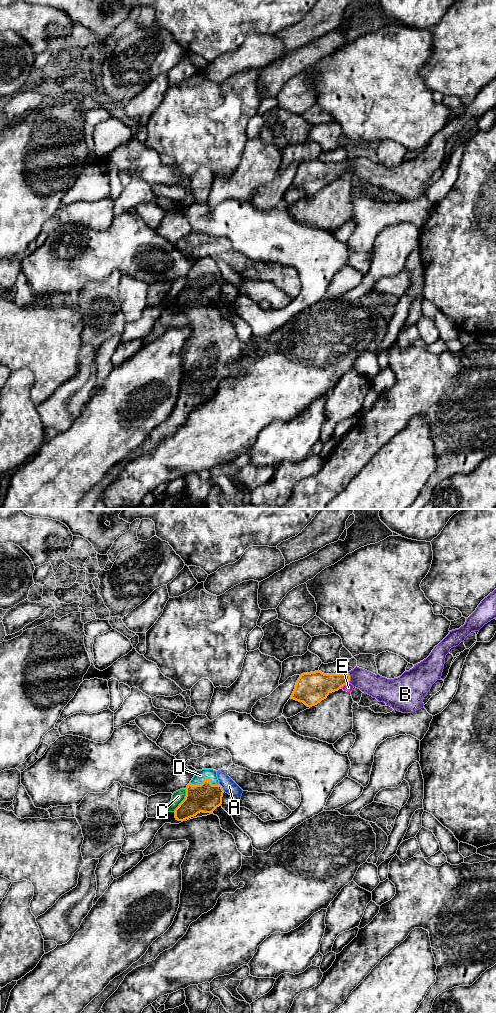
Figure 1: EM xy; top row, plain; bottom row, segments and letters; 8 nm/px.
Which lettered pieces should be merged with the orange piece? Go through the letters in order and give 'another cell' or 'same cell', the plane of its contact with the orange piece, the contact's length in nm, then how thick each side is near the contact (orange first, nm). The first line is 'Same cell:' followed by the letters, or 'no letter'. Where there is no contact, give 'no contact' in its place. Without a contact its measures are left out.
Same cell: B, D
A: another cell; meets orange in xy; contact 80 nm long; 220 nm thick on the orange side, 110 nm on the other
B: same cell; meets orange in xy; contact 90 nm long; 200 nm thick on the orange side, 180 nm on the other
C: another cell; meets orange in xy; contact 220 nm long; 220 nm thick on the orange side, 90 nm on the other
D: same cell; meets orange in xy; contact 240 nm long; 220 nm thick on the orange side, 90 nm on the other
E: another cell; meets orange in xy; contact 90 nm long; 240 nm thick on the orange side, 70 nm on the other

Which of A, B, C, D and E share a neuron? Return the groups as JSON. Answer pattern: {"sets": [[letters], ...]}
{"sets": [["A"], ["B", "D"], ["C"], ["E"]]}

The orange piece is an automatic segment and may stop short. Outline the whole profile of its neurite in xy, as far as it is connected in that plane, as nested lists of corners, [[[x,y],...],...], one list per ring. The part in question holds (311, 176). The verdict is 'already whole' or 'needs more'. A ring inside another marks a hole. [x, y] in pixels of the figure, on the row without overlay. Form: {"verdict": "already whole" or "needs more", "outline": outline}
{"verdict": "needs more", "outline": [[[496,77],[481,89],[476,98],[466,106],[463,114],[450,119],[426,147],[400,165],[387,167],[357,154],[344,162],[324,162],[321,159],[303,161],[298,166],[290,187],[312,195],[326,187],[330,181],[351,171],[394,198],[402,201],[415,200],[424,195],[423,186],[432,173],[441,168],[445,146],[450,137],[458,134],[471,120],[479,119],[494,106]]]}

